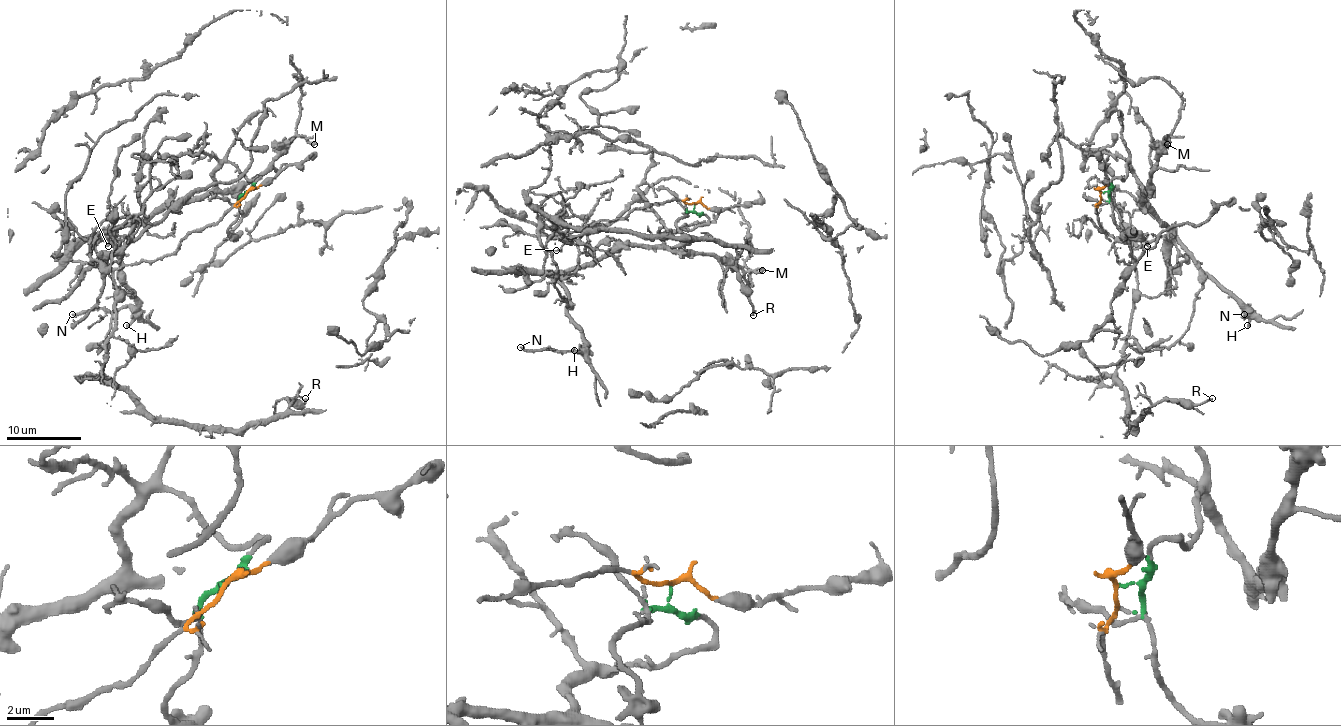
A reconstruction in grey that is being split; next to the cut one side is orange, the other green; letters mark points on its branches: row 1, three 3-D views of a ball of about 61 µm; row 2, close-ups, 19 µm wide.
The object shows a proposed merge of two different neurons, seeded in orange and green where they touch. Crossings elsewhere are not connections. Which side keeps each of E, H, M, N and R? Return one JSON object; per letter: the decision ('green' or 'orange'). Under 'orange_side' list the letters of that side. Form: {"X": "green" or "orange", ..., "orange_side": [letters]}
{"E": "orange", "H": "green", "M": "green", "N": "green", "R": "orange", "orange_side": ["E", "R"]}

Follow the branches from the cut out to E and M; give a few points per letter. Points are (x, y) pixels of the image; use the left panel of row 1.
E: (246, 193), (218, 221), (193, 230), (173, 253), (154, 260), (113, 268), (107, 262), (118, 241), (107, 245)
M: (246, 193), (261, 178), (249, 180), (231, 163), (214, 174), (219, 189), (251, 183), (296, 137), (315, 144)

